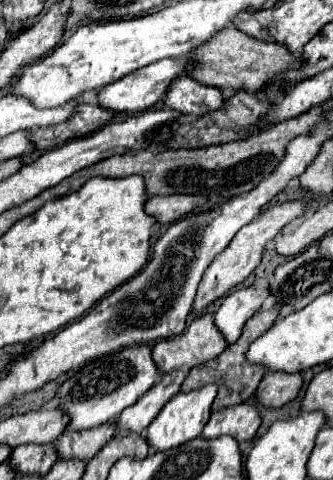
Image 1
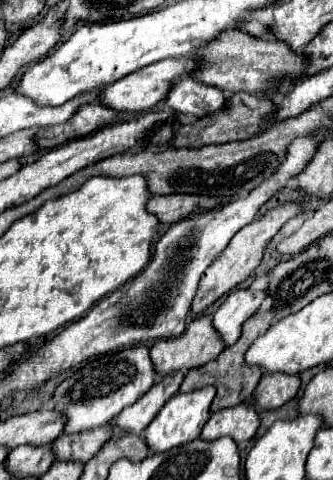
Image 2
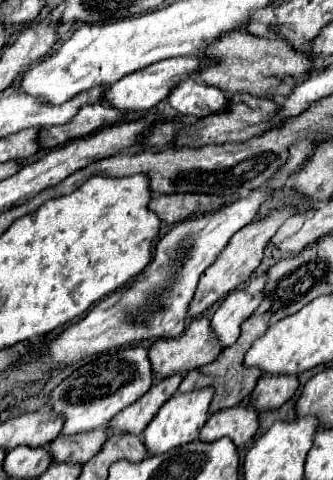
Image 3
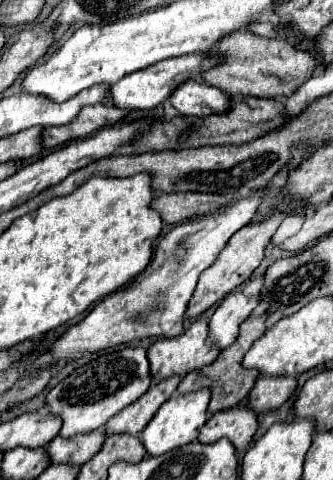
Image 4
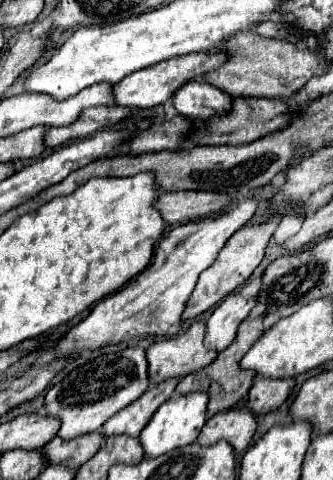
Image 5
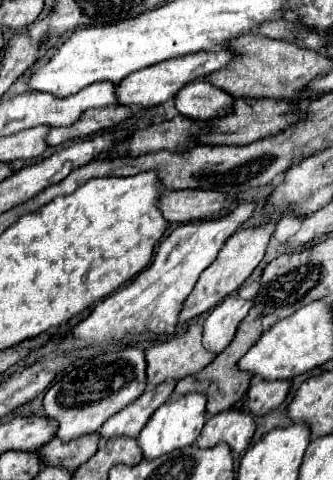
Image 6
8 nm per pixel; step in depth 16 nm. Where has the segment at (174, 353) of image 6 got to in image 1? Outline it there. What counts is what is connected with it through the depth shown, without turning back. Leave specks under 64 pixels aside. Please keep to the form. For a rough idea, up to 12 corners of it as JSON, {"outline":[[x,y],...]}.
{"outline":[[212,314],[152,346],[160,374],[188,372],[216,358],[226,342]]}

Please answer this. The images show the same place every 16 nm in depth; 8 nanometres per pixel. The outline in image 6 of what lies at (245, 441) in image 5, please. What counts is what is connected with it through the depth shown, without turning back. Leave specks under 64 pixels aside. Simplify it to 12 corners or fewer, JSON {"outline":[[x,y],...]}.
{"outline":[[228,410],[206,420],[196,444],[224,442],[240,454],[254,434],[254,418]]}

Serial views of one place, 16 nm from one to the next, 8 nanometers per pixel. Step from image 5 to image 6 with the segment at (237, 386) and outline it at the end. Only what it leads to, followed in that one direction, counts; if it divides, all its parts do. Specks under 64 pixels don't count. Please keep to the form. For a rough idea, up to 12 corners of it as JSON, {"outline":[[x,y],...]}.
{"outline":[[260,318],[242,322],[234,340],[174,396],[208,396],[208,416],[232,408],[252,376],[236,362],[262,334]]}

